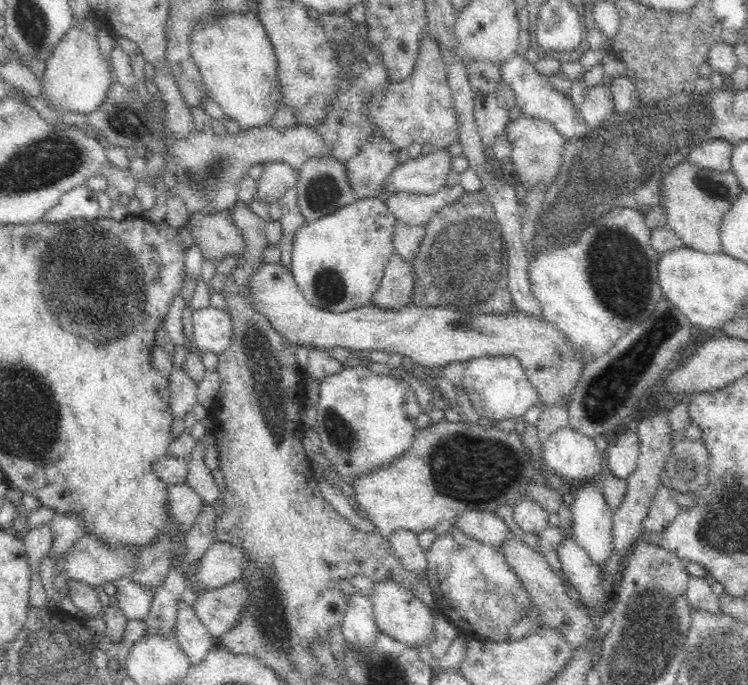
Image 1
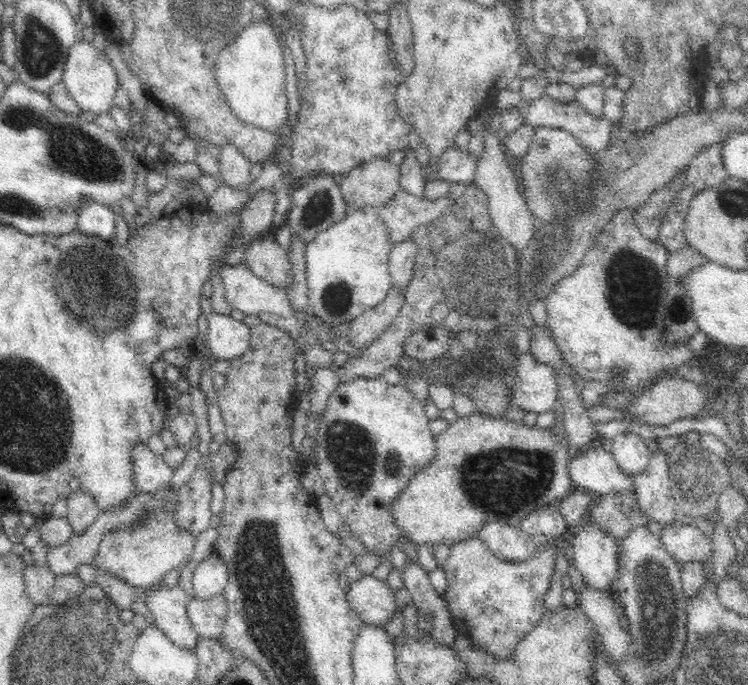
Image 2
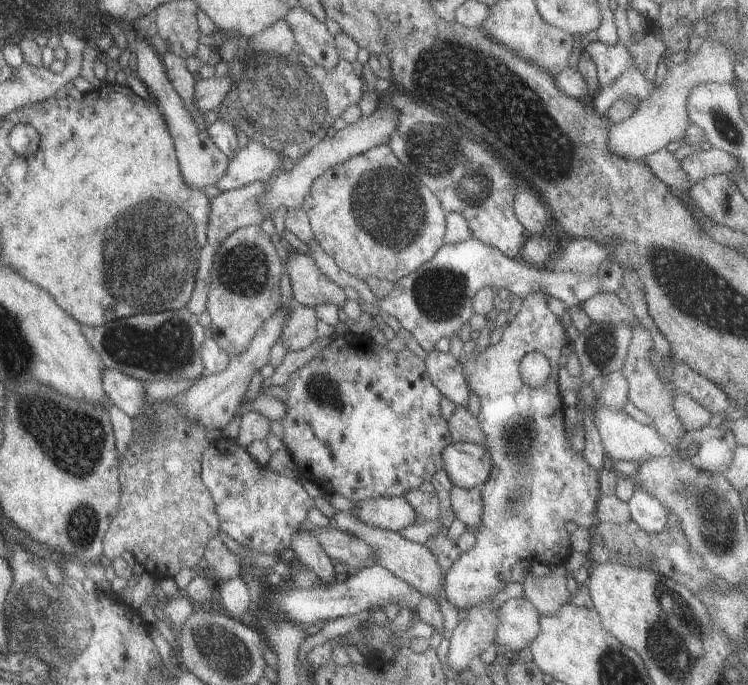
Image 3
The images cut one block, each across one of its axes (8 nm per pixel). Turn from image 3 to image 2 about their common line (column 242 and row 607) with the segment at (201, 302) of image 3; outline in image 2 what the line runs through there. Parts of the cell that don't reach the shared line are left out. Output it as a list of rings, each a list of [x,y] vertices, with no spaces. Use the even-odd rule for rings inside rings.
[[[218,594],[208,600],[198,600],[190,598],[188,608],[188,622],[194,626],[194,630],[208,640],[220,640],[224,634],[224,624],[226,624],[226,614],[228,614],[228,604],[224,594]]]

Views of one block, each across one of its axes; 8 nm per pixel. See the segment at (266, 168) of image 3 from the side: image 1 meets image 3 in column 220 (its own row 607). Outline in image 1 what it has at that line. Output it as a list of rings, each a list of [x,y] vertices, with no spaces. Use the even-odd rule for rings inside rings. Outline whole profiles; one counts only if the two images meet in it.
[[[184,600],[178,602],[178,618],[176,618],[176,640],[182,648],[182,652],[188,656],[190,664],[196,666],[202,662],[210,648],[216,644],[216,638],[212,638],[206,630],[206,626],[200,624],[200,620],[194,614],[194,608],[190,608]]]

